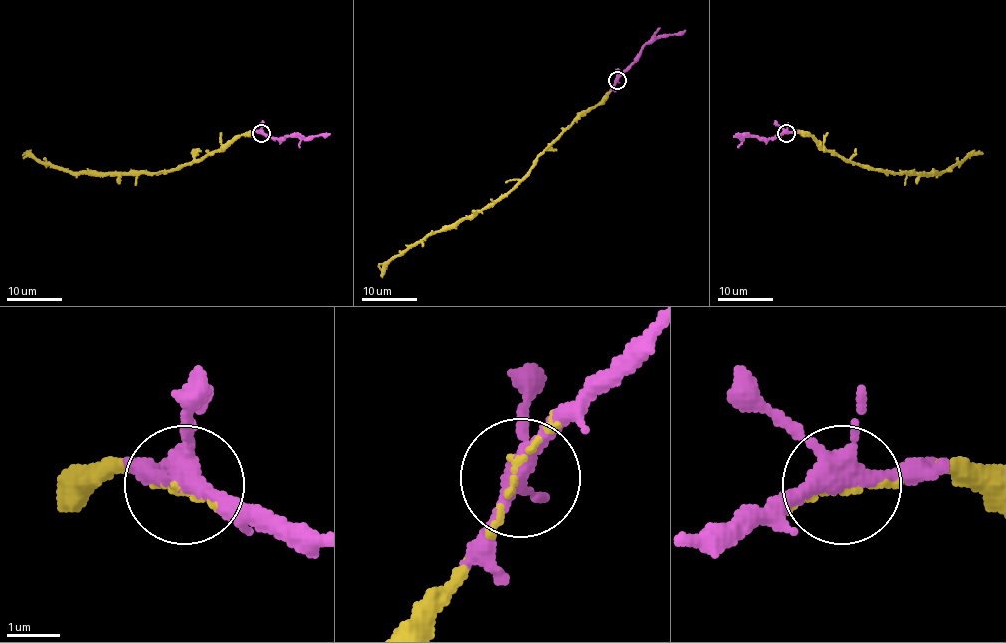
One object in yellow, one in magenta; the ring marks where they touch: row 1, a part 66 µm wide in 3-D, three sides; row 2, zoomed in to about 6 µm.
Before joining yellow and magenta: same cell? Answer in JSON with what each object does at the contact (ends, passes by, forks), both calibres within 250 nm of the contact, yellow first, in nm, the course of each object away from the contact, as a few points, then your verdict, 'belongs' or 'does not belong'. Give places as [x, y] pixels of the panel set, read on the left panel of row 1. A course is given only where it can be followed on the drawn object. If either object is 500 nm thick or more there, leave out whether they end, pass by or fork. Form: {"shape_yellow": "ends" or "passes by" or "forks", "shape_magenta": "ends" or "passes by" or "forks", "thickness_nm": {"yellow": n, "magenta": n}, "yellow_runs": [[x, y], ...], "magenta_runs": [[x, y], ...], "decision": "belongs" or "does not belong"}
{"shape_yellow": "ends", "shape_magenta": "forks", "thickness_nm": {"yellow": 110, "magenta": 360}, "yellow_runs": [[261, 134], [248, 131], [218, 150], [177, 169], [158, 172], [71, 173], [41, 164], [26, 151]], "magenta_runs": [[261, 132], [279, 139], [329, 134]], "decision": "belongs"}

